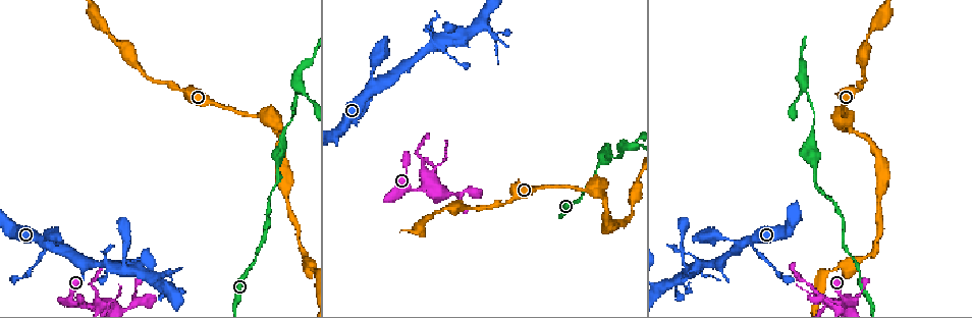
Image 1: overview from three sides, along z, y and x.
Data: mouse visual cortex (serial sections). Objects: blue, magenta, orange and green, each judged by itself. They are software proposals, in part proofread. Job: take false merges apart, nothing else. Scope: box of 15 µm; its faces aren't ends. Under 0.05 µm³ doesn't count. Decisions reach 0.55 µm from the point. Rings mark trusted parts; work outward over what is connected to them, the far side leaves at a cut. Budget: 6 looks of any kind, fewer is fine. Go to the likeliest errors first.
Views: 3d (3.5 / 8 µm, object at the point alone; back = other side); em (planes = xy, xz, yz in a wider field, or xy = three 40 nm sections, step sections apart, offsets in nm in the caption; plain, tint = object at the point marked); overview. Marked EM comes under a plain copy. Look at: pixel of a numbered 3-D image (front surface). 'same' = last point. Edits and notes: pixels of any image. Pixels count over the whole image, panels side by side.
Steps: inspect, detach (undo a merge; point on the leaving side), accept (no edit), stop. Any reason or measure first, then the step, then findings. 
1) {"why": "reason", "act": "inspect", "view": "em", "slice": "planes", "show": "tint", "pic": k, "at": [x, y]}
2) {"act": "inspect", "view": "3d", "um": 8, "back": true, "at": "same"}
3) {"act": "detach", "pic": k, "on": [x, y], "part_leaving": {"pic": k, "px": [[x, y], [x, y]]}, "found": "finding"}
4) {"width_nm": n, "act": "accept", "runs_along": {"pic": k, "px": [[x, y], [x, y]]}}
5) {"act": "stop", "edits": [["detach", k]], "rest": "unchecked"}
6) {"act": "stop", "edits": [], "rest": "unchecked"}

{"why": "three-way junction", "act": "inspect", "view": "3d", "um": 8, "pic": 1, "at": [300, 91]}

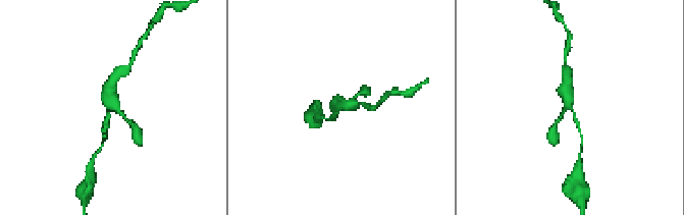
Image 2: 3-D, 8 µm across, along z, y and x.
{"why": "closer look", "act": "inspect", "view": "3d", "um": 3.5, "pic": 2, "at": [569, 107]}

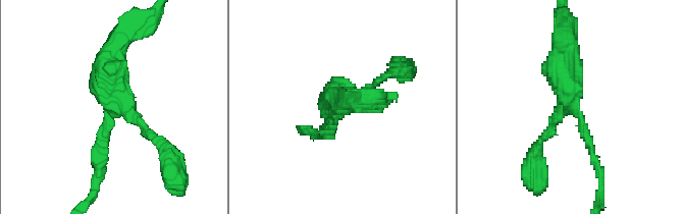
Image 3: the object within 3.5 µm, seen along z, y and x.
{"arms": 3, "arm_widths_nm": [100, 150, 400], "act": "inspect", "view": "em", "slice": "xy", "step": 1, "show": "tint", "pic": 3, "at": [570, 109]}

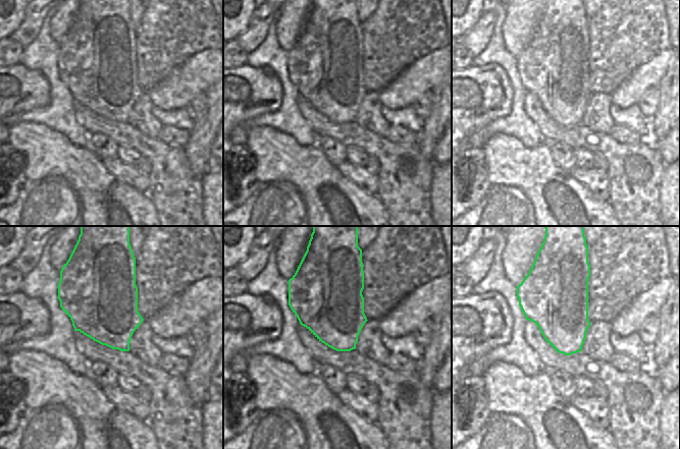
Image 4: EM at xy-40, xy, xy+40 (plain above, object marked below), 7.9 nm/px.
{"act": "accept", "runs_along": {"pic": 3, "px": [[597, 164], [568, 98], [566, 39]]}, "found": "continuous, no second cell"}

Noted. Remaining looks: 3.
{"why": "abrupt turn", "act": "inspect", "view": "3d", "um": 8, "pic": 1, "at": [402, 190]}

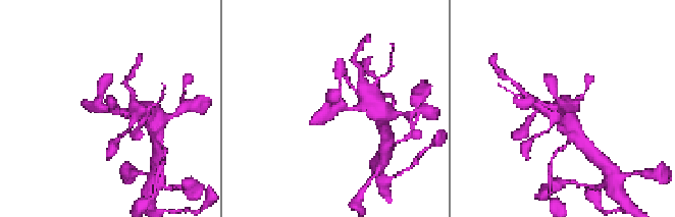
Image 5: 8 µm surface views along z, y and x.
{"arms": 4, "arm_widths_nm": [150, 150, 250, 350], "act": "inspect", "view": "em", "slice": "xy", "step": 2, "show": "tint", "pic": 5, "at": [106, 110]}

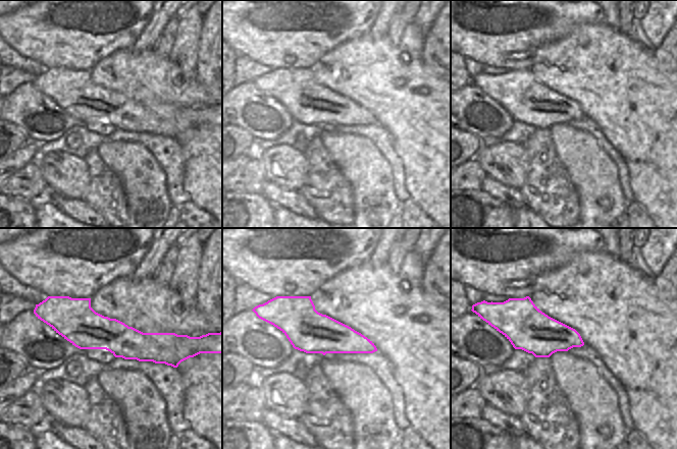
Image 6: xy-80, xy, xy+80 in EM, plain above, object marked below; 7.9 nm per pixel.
{"act": "accept", "runs_along": {"pic": 6, "px": [[46, 319], [174, 351]]}, "found": "continuous, no second cell"}

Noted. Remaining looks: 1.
{"why": "small branch off a trunk", "act": "inspect", "view": "3d", "um": 3.5, "pic": 1, "at": [50, 244]}

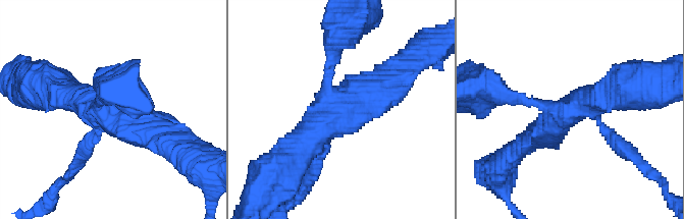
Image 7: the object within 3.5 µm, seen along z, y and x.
{"act": "accept", "runs_along": {"pic": 7, "px": [[292, 154], [391, 75]]}, "found": "one cell here"}

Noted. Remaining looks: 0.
{"act": "stop", "edits": [], "rest": "unchecked"}

